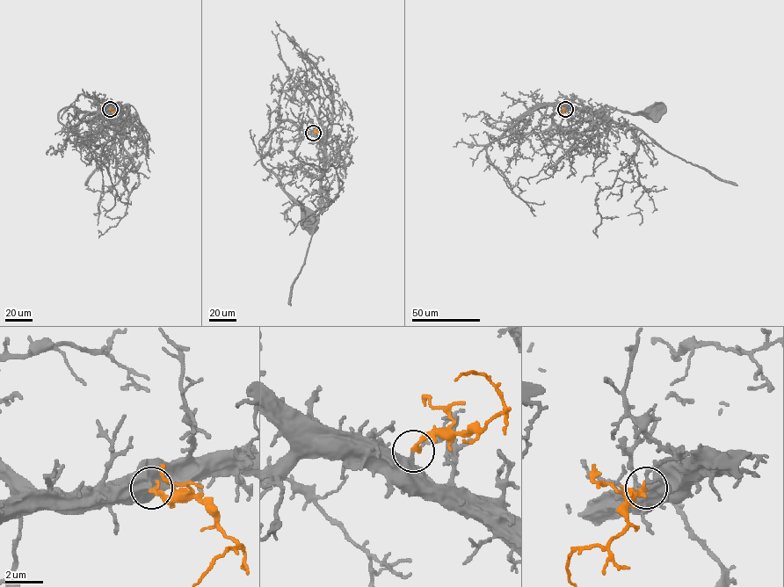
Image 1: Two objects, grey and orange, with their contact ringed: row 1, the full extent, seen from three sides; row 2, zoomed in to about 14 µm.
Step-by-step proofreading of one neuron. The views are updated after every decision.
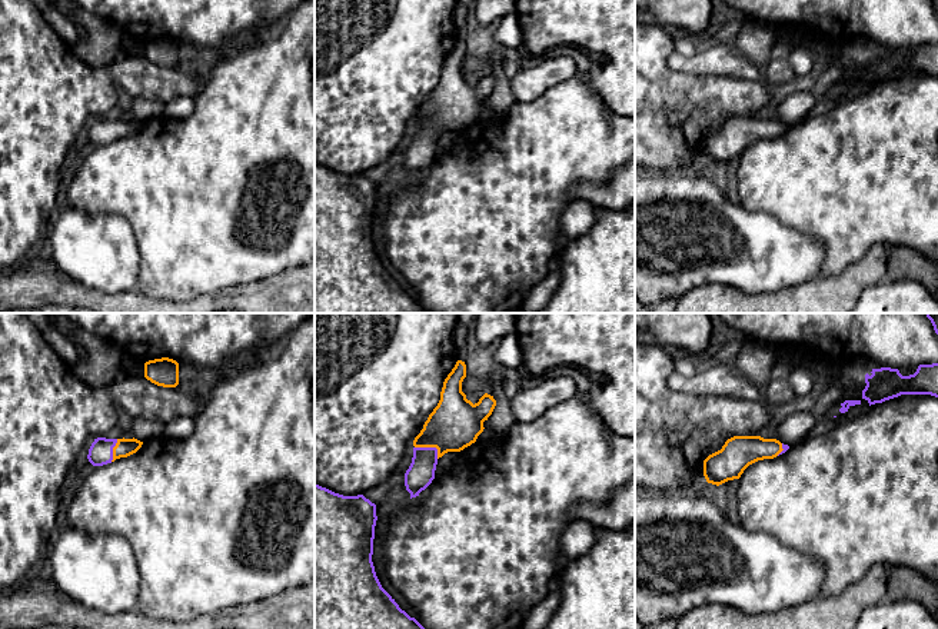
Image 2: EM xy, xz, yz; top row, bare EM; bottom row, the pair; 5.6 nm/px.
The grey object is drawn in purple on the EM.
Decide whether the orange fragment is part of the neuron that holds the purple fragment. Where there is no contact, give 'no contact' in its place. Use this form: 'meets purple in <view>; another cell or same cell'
meets purple in xz; same cell

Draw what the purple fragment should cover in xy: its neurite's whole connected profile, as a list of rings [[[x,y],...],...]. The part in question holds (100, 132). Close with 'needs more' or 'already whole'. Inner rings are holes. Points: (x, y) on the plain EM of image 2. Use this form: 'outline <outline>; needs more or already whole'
outline [[[97,117],[89,129],[87,139],[93,146],[103,146],[120,137],[127,137],[142,127],[137,119],[106,119]]]; needs more

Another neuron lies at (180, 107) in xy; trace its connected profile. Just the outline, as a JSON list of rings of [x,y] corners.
[[[189,96],[176,97],[164,103],[164,114],[173,119],[187,119],[194,112],[194,99]]]

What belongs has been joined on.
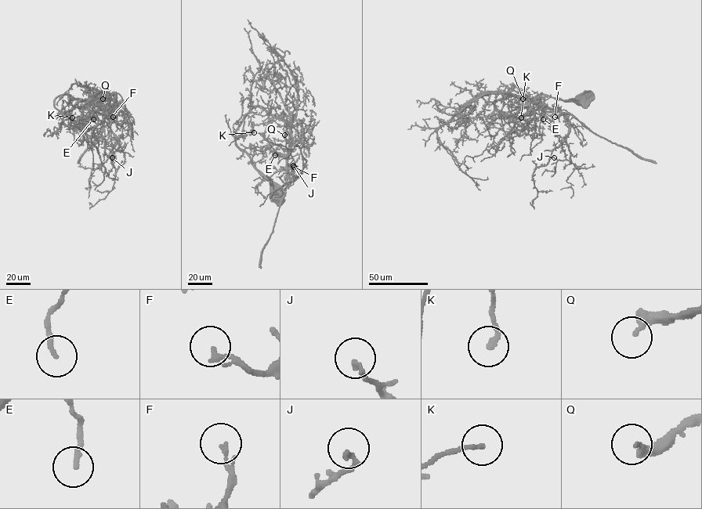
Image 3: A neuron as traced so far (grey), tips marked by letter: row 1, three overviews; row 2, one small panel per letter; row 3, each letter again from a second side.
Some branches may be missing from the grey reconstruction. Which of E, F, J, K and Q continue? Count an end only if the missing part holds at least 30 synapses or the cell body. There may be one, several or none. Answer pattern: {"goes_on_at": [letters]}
{"goes_on_at": ["Q"]}

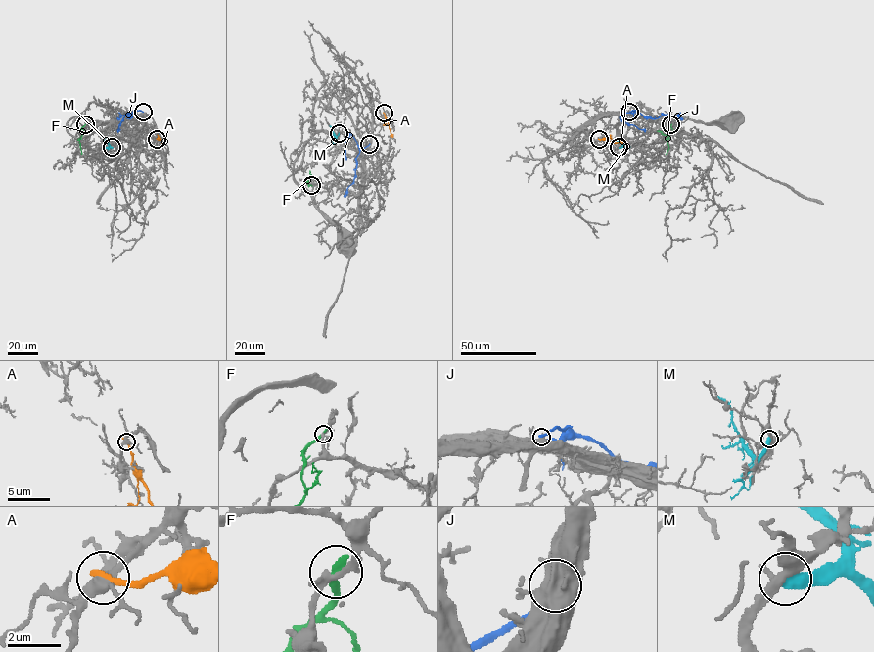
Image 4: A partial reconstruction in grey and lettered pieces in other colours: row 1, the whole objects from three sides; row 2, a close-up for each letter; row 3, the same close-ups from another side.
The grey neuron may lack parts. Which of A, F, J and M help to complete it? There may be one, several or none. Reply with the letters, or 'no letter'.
no letter

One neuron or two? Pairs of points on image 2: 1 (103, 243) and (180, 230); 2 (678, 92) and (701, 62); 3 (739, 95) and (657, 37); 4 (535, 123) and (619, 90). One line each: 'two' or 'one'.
1: two
2: two
3: one
4: two

